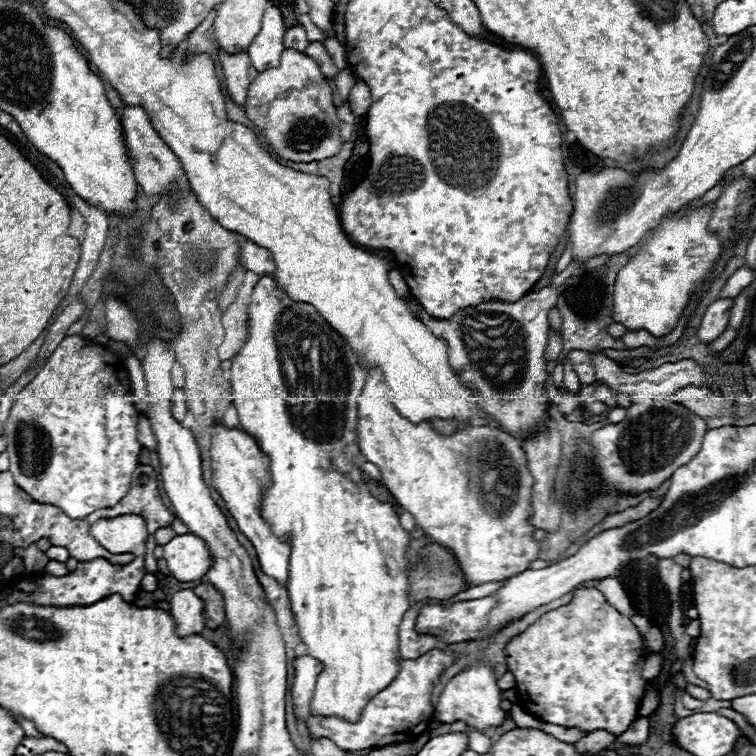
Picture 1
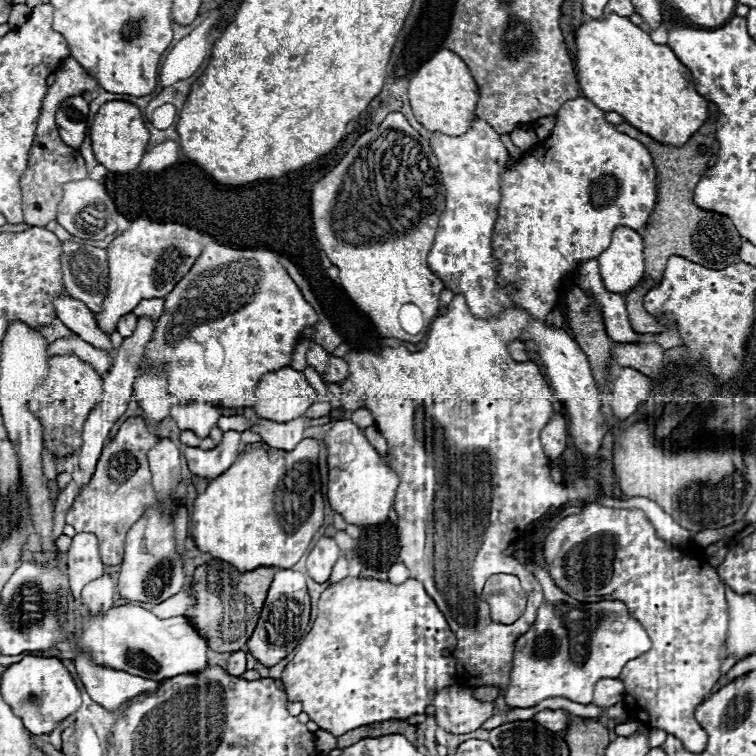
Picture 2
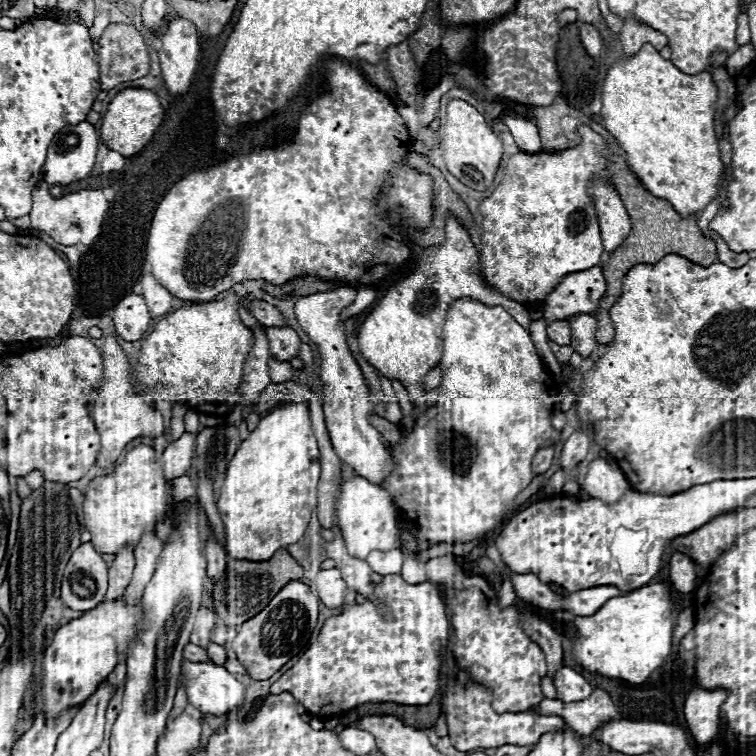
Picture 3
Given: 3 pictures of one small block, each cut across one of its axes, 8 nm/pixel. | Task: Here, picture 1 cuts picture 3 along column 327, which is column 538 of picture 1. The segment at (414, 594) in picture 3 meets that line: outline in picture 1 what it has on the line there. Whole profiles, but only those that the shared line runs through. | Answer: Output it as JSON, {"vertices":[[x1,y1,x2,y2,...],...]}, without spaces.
{"vertices":[[594,588,576,590,570,604,544,614,524,634,512,638,506,646,506,660,508,670,516,678,520,706,544,722,564,728,580,728,586,734,594,730,608,730,618,736,638,718,646,688,646,680,642,678,646,656,638,628,630,622,630,618,620,616,602,592]]}

